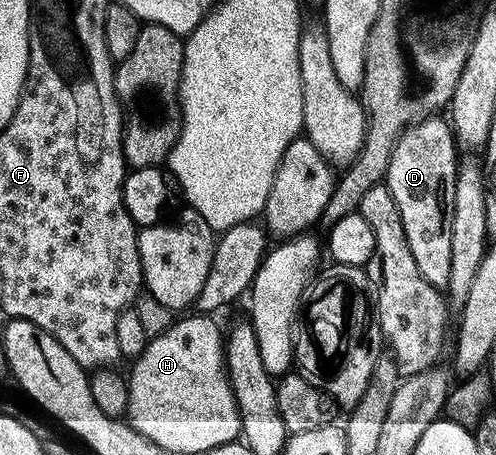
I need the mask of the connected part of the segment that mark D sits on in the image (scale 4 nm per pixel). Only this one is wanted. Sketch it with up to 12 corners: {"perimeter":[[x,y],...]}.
{"perimeter":[[407,126],[384,184],[420,276],[446,288],[459,147]]}

